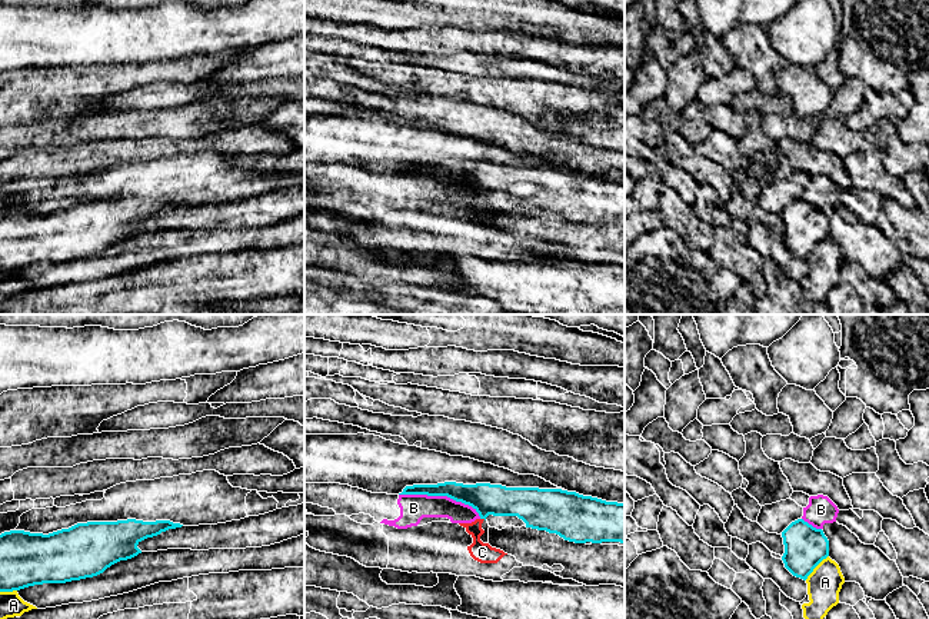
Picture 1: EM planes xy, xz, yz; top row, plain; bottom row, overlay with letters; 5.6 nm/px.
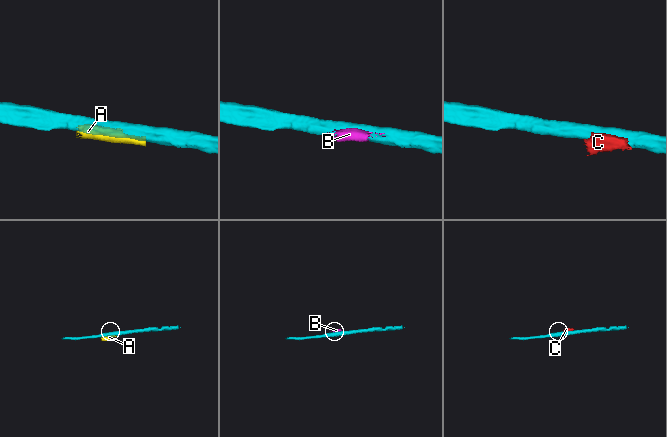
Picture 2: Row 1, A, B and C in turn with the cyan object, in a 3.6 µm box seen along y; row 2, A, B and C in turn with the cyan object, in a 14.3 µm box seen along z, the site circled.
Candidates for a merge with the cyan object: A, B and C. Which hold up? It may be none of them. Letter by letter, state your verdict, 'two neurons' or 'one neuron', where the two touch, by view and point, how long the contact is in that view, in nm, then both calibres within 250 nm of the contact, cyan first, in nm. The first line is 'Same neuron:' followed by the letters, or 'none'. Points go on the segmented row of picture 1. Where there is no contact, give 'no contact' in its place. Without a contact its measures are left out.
Same neuron: none
A: two neurons; meets cyan in yz at (815, 566); contact 190 nm long; 240 nm thick on the cyan side, 190 nm on the other
B: two neurons; meets cyan in xz at (440, 495); contact 480 nm long; 170 nm thick on the cyan side, 160 nm on the other
C: two neurons; meets cyan in xz at (483, 518); contact 30 nm long; 180 nm thick on the cyan side, 110 nm on the other

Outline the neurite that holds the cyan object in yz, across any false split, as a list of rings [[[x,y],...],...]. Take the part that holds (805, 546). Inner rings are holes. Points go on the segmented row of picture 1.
[[[803,519],[792,522],[783,532],[785,568],[803,580],[829,556],[829,540],[822,529],[816,529]]]

